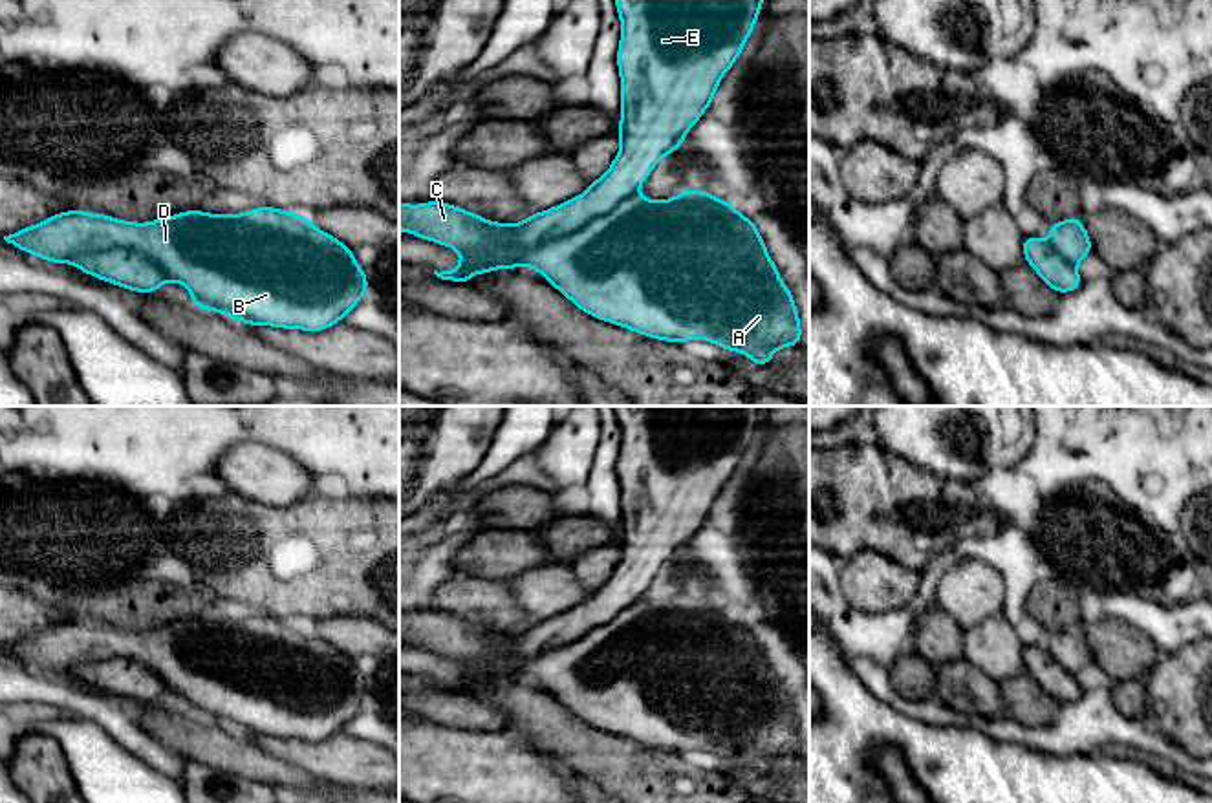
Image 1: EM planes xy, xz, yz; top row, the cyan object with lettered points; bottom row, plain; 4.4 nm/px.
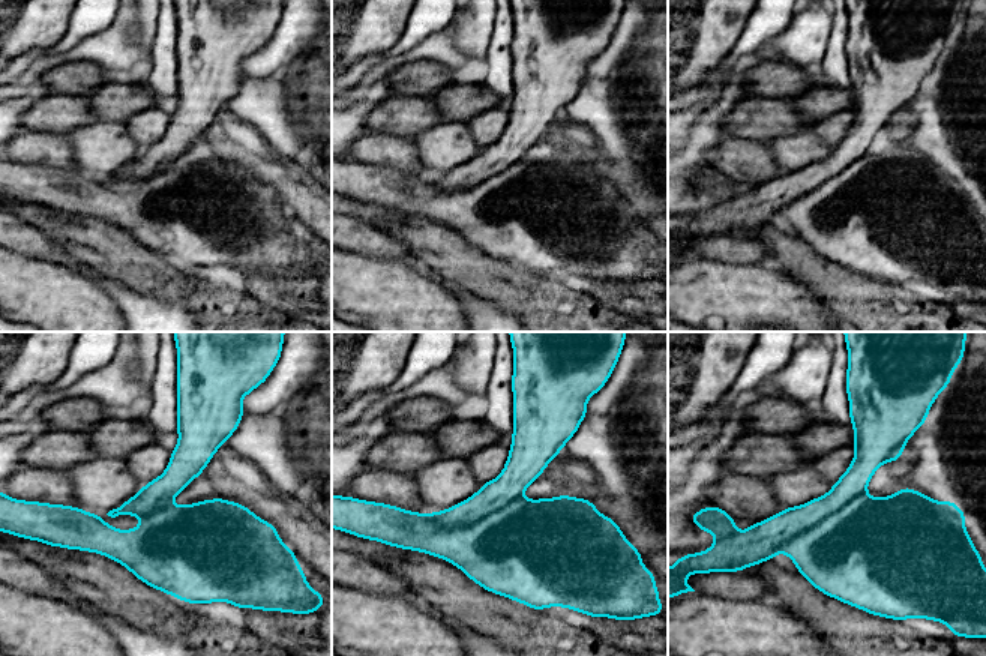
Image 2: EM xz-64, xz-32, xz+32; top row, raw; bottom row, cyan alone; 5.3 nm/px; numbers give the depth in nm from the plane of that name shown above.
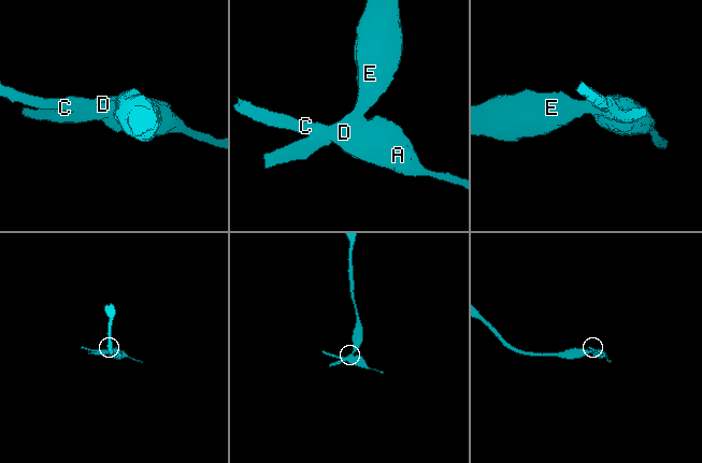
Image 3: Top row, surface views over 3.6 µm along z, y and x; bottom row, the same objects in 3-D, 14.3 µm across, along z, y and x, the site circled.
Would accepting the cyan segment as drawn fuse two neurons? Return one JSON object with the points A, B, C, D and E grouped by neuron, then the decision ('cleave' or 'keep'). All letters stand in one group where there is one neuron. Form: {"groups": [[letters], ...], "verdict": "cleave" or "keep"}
{"groups": [["A", "B", "C", "D"], ["E"]], "verdict": "cleave"}

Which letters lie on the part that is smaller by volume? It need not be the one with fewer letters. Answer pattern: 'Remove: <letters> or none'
Remove: A, B, C, D

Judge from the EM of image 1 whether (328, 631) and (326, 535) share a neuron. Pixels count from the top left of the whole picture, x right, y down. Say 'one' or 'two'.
two

